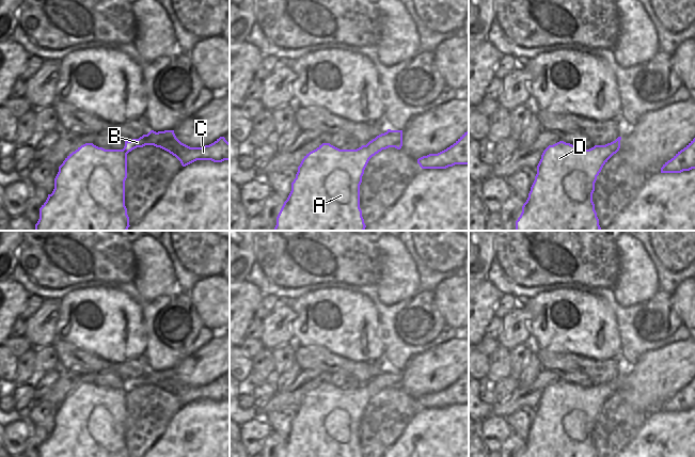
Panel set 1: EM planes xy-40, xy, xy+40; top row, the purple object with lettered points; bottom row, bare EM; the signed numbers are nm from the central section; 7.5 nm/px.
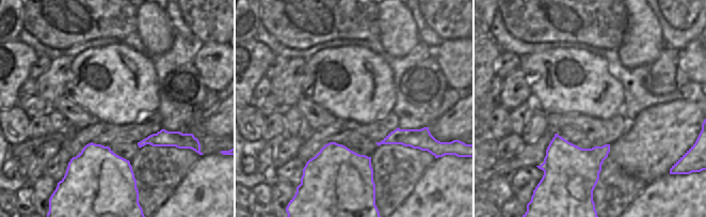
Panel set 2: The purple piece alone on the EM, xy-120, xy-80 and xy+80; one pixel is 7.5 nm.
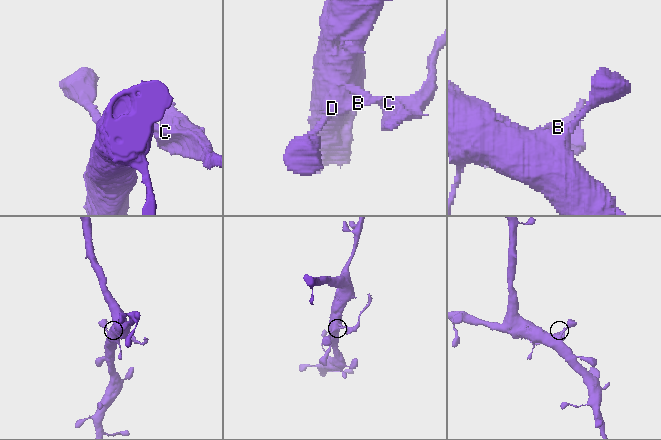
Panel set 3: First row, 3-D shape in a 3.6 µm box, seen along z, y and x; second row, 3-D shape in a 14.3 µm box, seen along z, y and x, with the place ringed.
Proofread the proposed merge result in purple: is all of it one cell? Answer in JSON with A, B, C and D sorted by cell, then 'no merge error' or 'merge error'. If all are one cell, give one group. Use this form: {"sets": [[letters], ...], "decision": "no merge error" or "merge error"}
{"sets": [["A", "D"], ["B", "C"]], "decision": "merge error"}

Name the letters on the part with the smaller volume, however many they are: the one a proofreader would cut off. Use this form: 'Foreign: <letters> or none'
Foreign: B, C

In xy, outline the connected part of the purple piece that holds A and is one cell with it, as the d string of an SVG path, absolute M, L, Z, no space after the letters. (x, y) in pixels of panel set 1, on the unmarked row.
M322 382L302 398L291 422L291 430L277 457L363 457L360 424L370 397L367 384L339 389L330 382Z

